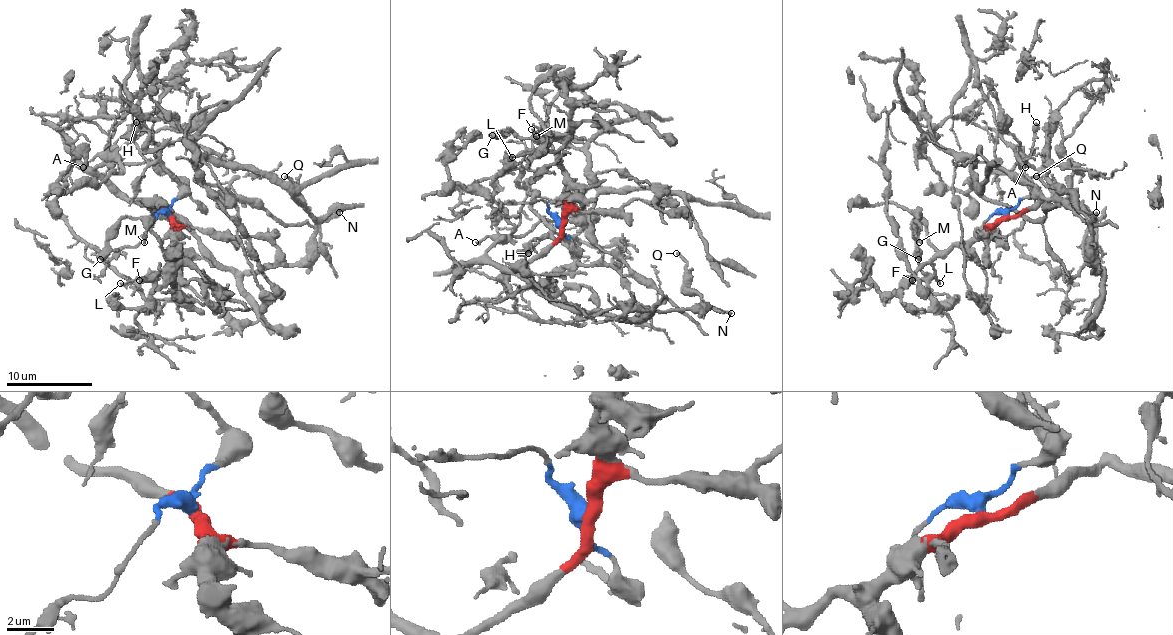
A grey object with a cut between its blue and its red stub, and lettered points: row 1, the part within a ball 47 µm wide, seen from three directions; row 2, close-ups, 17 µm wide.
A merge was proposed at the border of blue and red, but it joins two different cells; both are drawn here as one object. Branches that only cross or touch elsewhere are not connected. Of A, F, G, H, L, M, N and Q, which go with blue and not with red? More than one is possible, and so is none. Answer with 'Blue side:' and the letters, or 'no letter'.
Blue side: H

